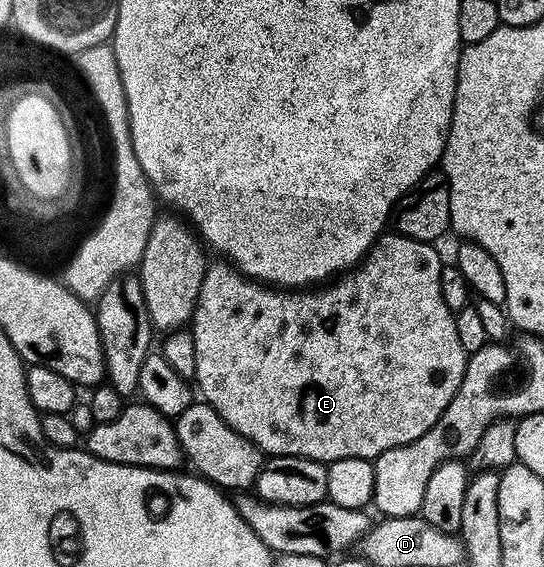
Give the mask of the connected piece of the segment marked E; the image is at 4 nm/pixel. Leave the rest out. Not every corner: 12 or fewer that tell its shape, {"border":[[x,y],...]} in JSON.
{"border":[[434,244],[316,289],[206,266],[195,387],[262,453],[373,461],[467,358]]}

